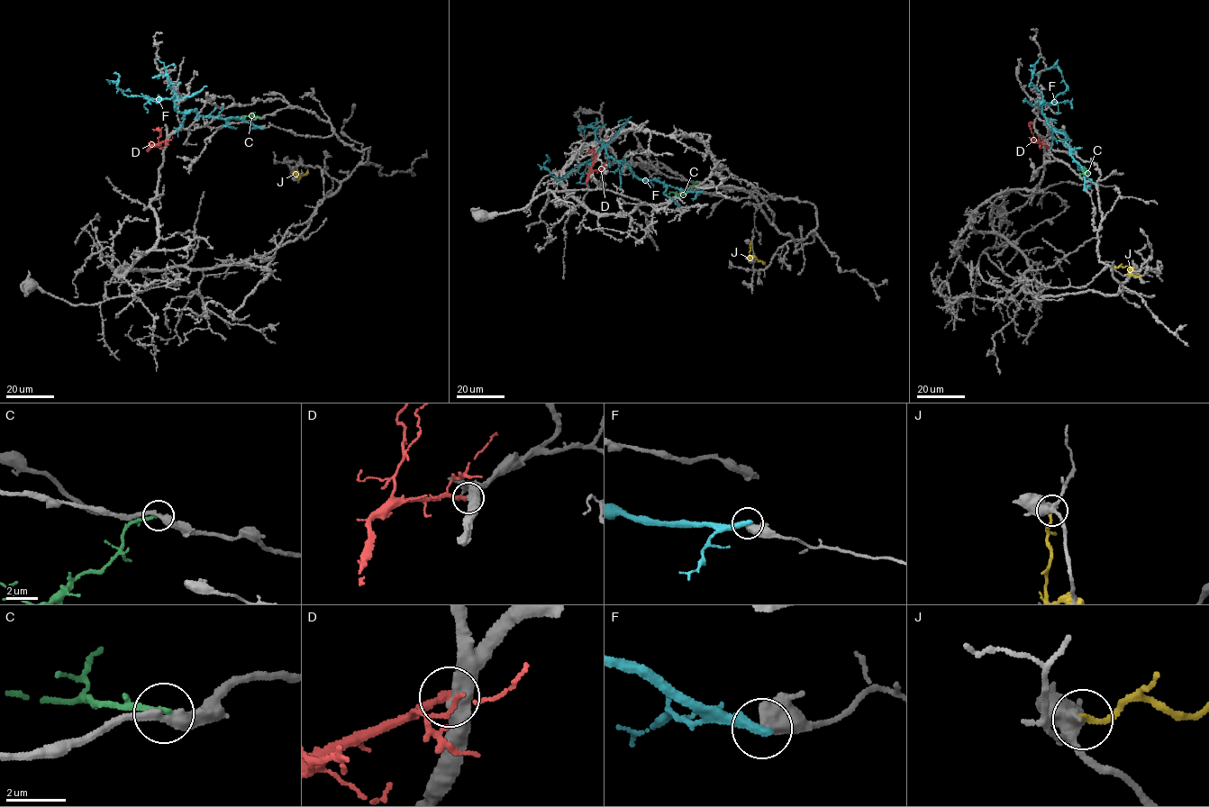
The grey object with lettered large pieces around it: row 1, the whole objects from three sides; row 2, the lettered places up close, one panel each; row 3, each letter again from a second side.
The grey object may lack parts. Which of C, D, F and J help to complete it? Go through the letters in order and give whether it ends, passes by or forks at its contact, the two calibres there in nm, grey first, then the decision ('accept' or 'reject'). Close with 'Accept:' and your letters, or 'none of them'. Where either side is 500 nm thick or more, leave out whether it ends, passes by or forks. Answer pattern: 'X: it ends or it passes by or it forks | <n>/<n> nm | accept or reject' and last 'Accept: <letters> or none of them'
C: it ends | 360/190 nm | reject
D: it ends | 440/260 nm | reject
F: 600/360 nm | reject
J: it ends | 360/200 nm | reject
Accept: none of them

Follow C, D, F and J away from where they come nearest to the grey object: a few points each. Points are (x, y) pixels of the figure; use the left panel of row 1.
C: (259, 117), (245, 116), (229, 120)
D: (166, 140), (155, 146), (160, 131), (151, 129)
F: (261, 128), (238, 117), (179, 112), (174, 96), (158, 102), (126, 95), (113, 82), (119, 75), (113, 73)
J: (297, 177), (295, 172), (299, 176), (308, 170)

